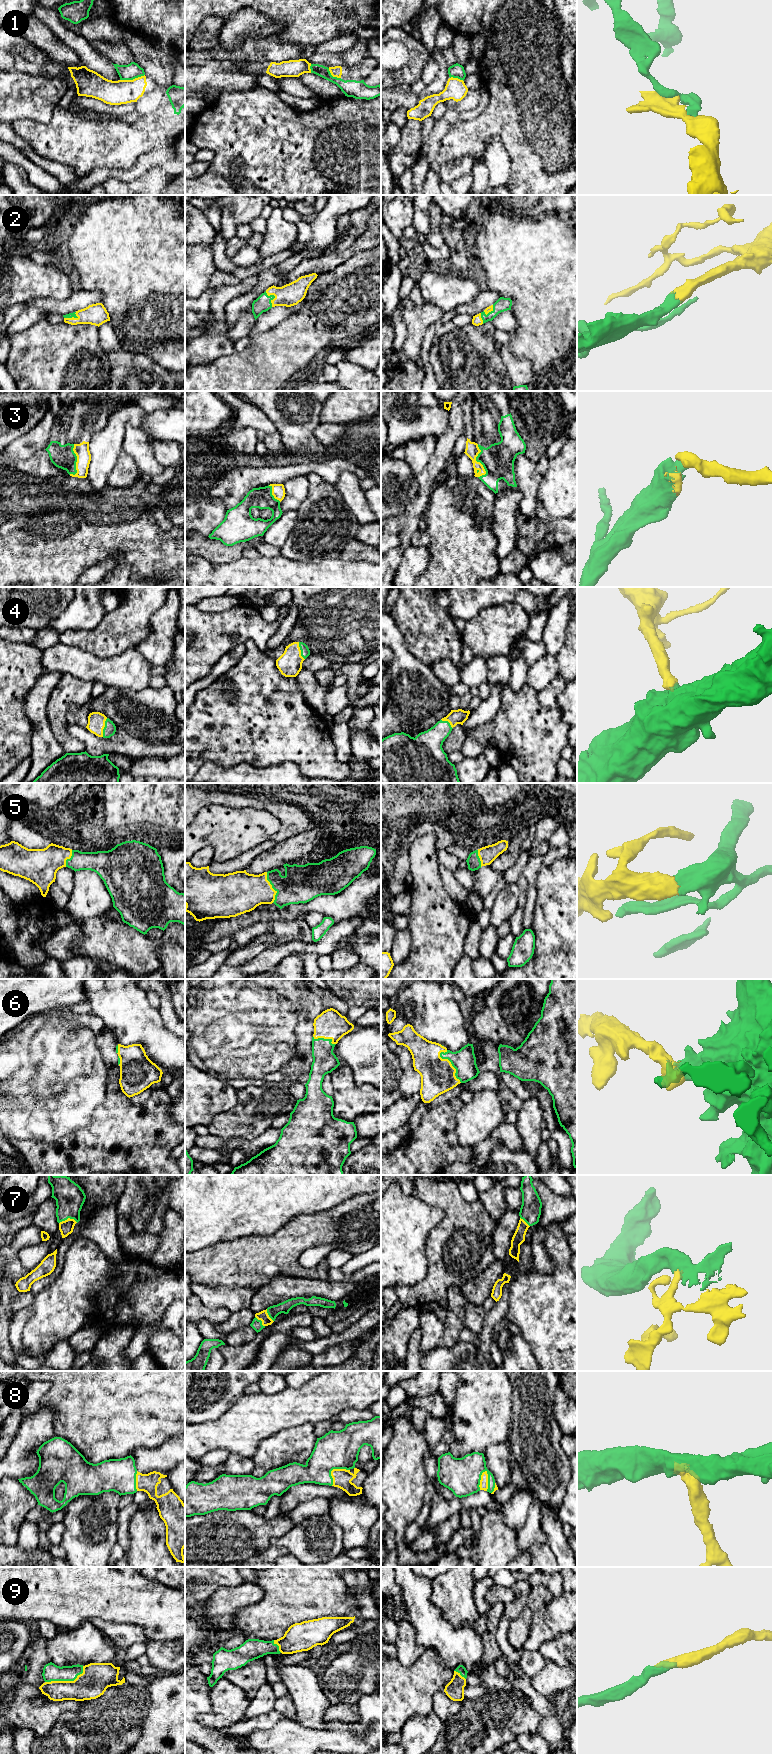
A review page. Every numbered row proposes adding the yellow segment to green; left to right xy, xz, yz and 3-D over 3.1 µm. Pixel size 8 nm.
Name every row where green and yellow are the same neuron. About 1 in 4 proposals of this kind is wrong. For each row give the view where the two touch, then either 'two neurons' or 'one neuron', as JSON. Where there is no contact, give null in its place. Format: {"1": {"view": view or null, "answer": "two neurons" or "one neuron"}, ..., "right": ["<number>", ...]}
{"1": {"view": "xy", "answer": "two neurons"}, "2": {"view": "xz", "answer": "one neuron"}, "3": {"view": "yz", "answer": "one neuron"}, "4": {"view": "xy", "answer": "one neuron"}, "5": {"view": "xz", "answer": "one neuron"}, "6": {"view": "yz", "answer": "one neuron"}, "7": {"view": "xy", "answer": "one neuron"}, "8": {"view": "yz", "answer": "one neuron"}, "9": {"view": "xy", "answer": "one neuron"}, "right": ["2", "3", "4", "5", "6", "7", "8", "9"]}

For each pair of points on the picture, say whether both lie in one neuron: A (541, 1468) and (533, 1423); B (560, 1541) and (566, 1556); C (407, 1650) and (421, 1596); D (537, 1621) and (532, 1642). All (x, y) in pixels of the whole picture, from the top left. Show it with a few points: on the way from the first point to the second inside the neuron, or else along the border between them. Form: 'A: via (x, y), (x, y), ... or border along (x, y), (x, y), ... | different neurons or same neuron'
A: via (540, 1457), (535, 1447), (535, 1434) | same neuron
B: via (560, 1545), (563, 1552) | same neuron
C: border along (406, 1615), (414, 1629), (414, 1639), (425, 1647) | different neurons
D: via (537, 1626), (536, 1637) | same neuron

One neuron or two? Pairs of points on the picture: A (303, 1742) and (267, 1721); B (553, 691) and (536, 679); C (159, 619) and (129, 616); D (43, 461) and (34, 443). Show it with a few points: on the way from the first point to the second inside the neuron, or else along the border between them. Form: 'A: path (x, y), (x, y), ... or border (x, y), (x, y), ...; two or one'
A: border (285, 1717), (270, 1728), (251, 1731); two
B: border (557, 674), (538, 692); two
C: border (165, 600), (151, 617), (150, 632), (142, 640); two
D: border (44, 448), (28, 458), (17, 461); two

